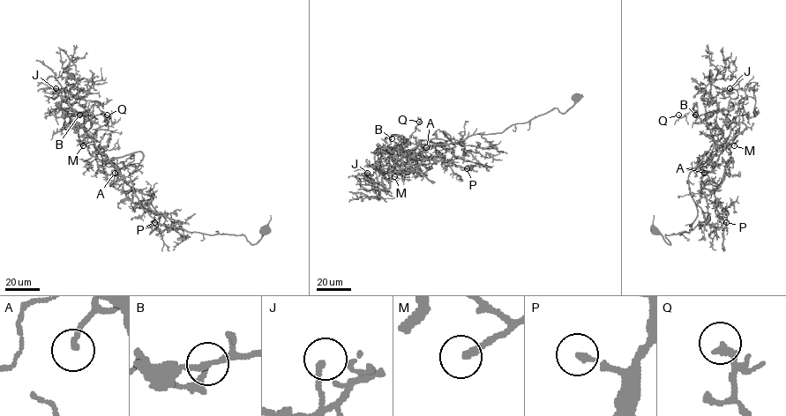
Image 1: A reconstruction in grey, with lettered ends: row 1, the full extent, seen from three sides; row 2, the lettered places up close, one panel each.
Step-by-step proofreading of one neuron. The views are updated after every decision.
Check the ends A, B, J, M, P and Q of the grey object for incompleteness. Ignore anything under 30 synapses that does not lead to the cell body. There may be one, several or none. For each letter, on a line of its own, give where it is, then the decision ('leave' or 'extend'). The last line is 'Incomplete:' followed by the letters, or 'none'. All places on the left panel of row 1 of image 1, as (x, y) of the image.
A: at (115, 173); leave
B: at (79, 115); leave
J: at (56, 88); leave
M: at (83, 145); extend
P: at (154, 222); leave
Q: at (107, 115); leave
Incomplete: M

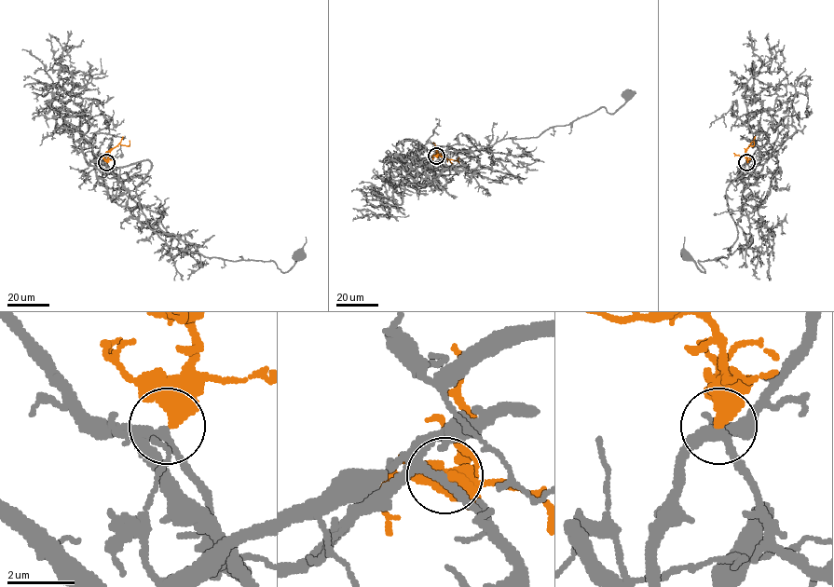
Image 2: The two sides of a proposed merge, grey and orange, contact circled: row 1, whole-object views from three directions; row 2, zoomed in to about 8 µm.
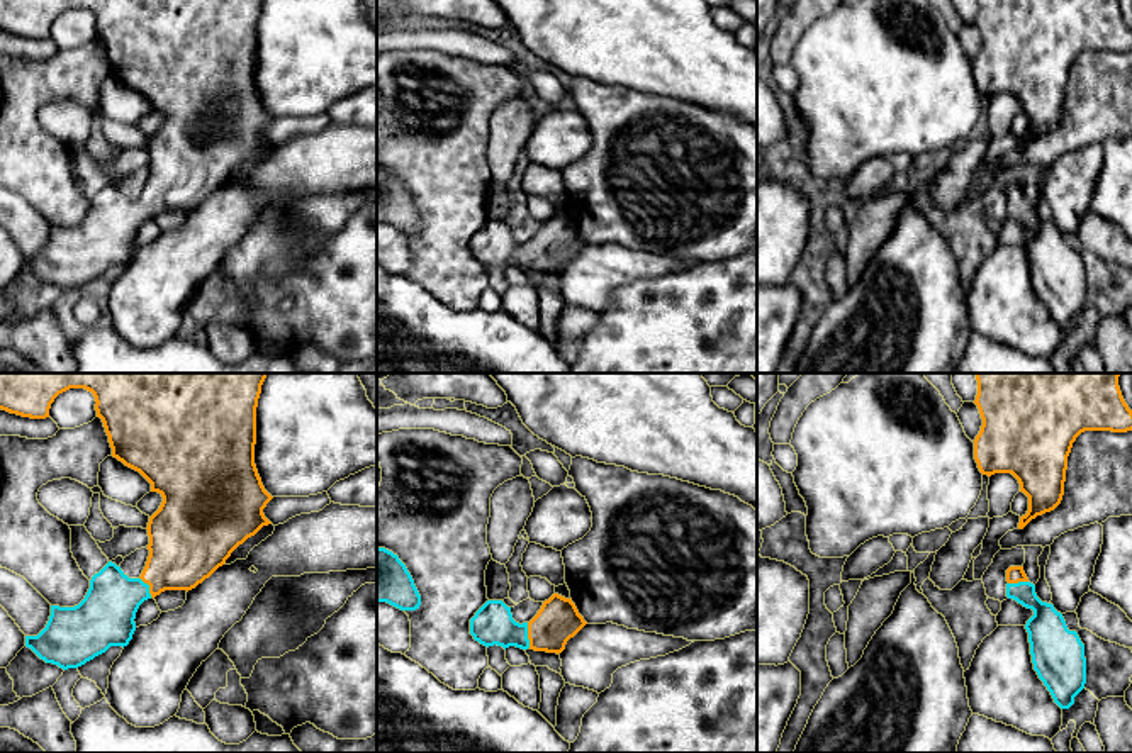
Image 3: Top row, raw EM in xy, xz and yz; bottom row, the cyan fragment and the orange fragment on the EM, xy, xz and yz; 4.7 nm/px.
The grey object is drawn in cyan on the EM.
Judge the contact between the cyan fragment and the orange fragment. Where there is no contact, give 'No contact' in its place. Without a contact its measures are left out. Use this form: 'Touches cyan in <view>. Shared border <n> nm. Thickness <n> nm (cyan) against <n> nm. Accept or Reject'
Touches cyan in xz. Shared border 120 nm. Thickness 190 nm (cyan) against 200 nm. Accept

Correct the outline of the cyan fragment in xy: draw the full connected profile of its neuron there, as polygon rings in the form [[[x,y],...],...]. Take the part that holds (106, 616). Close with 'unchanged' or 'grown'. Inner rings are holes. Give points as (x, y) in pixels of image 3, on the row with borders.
[[[0,373],[0,409],[10,414],[17,414],[31,419],[49,417],[49,409],[54,399],[70,388],[85,388],[95,397],[97,417],[102,419],[112,456],[122,461],[126,466],[139,471],[149,483],[151,492],[158,492],[163,497],[160,509],[149,517],[148,536],[149,536],[149,556],[139,578],[129,578],[120,566],[109,561],[98,573],[90,580],[90,588],[85,599],[75,607],[51,605],[51,616],[46,628],[37,636],[25,636],[25,646],[31,648],[46,663],[58,665],[63,670],[78,668],[95,656],[105,653],[110,646],[127,646],[136,631],[136,612],[139,605],[154,599],[165,590],[192,590],[205,578],[209,578],[219,566],[226,563],[231,553],[243,544],[248,538],[255,536],[263,526],[272,524],[263,509],[273,499],[263,487],[255,465],[255,444],[256,444],[256,407],[261,393],[261,385],[268,373]]] | grown

